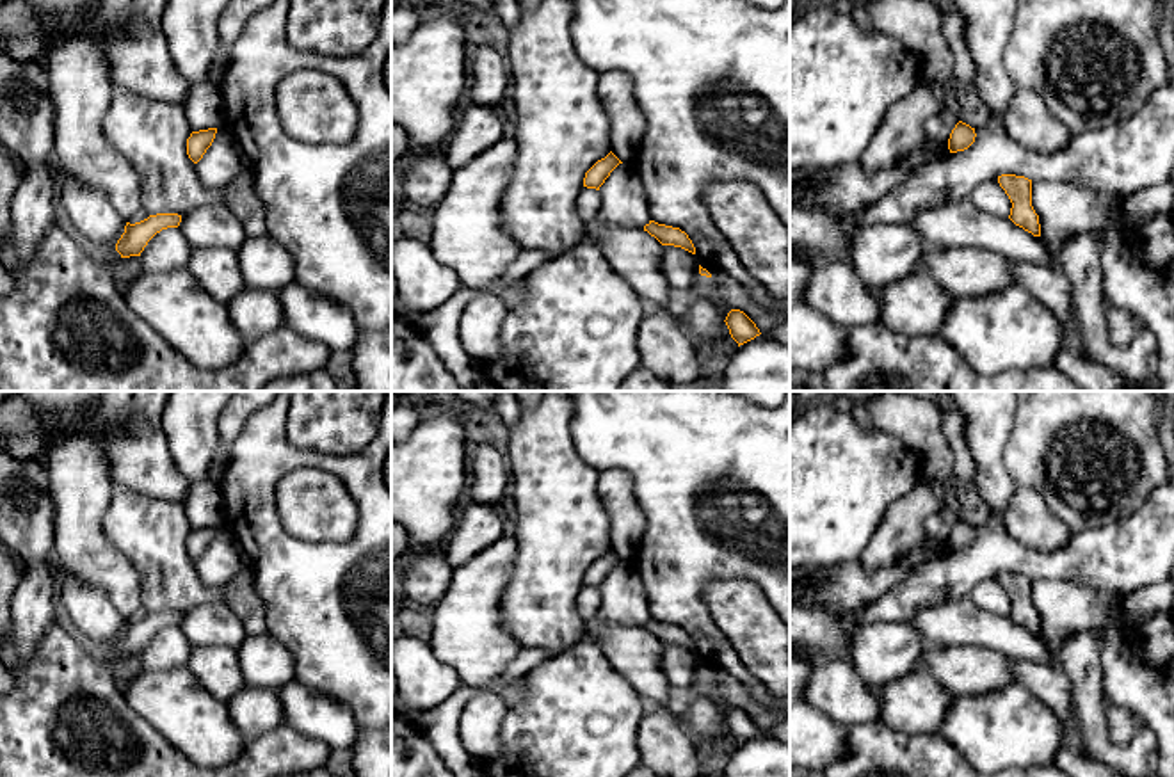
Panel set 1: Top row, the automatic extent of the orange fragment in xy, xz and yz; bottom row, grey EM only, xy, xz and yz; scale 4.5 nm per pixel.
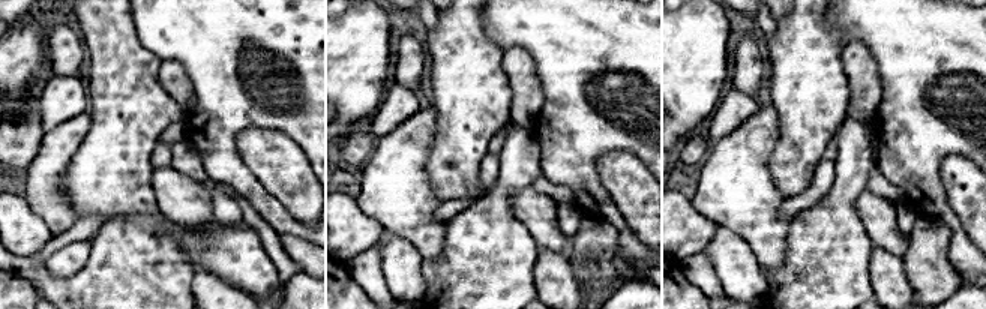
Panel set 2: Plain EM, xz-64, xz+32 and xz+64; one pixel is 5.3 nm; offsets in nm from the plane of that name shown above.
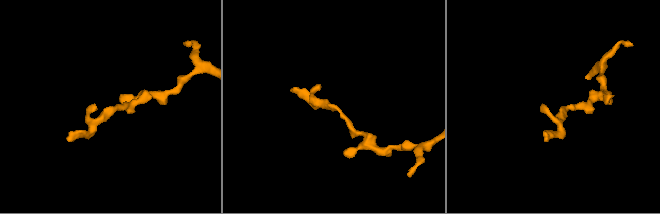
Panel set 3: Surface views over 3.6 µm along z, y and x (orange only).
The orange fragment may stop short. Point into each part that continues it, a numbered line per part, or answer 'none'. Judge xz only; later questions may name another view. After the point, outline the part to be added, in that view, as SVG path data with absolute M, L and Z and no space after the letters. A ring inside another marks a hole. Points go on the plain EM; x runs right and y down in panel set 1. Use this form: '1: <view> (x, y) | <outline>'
none

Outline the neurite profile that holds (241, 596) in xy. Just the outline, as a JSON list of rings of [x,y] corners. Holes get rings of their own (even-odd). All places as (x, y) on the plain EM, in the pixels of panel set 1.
[[[249,565],[226,583],[222,603],[240,619],[247,635],[267,631],[265,605],[258,597]]]

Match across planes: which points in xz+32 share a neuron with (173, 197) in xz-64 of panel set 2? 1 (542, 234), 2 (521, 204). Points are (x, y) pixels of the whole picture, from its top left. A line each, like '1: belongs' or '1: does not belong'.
1: belongs
2: belongs

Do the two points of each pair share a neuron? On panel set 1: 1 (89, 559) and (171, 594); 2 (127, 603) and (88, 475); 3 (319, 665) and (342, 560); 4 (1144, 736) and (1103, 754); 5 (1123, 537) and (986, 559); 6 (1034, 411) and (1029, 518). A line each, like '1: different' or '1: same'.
1: different
2: same
3: same
4: same
5: same
6: different

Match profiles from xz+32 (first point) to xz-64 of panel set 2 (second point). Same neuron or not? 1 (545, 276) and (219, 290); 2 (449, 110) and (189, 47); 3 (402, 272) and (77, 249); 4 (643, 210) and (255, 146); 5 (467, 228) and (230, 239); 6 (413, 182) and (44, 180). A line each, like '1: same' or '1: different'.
1: same
2: different
3: same
4: same
5: different
6: same

